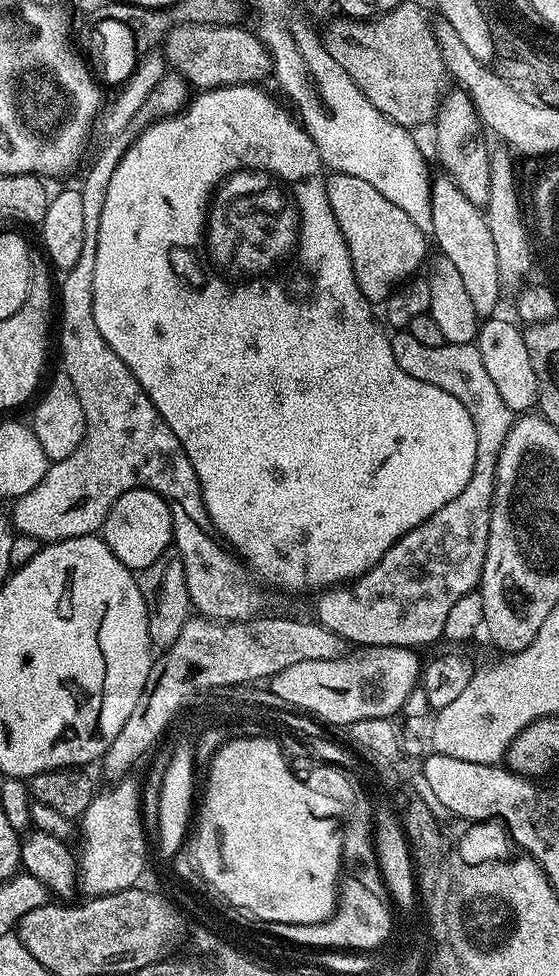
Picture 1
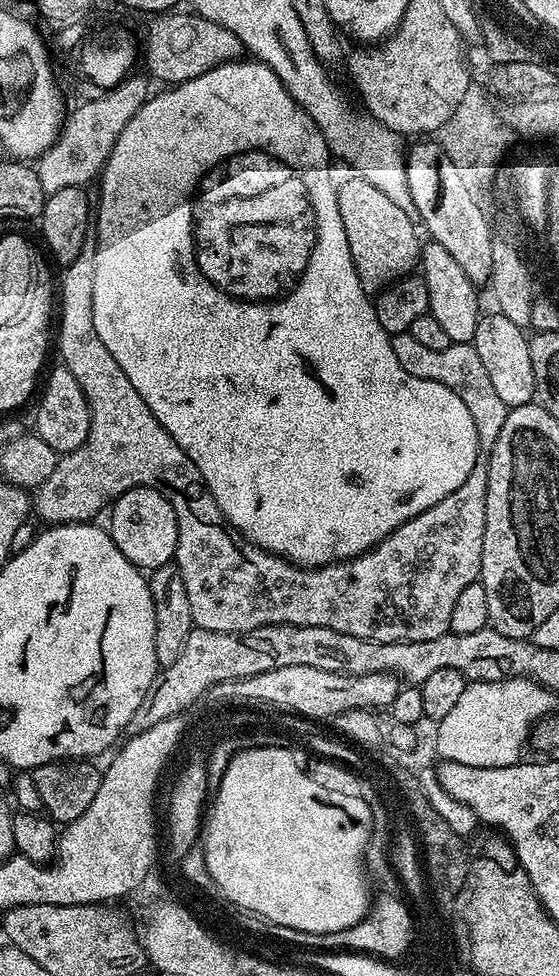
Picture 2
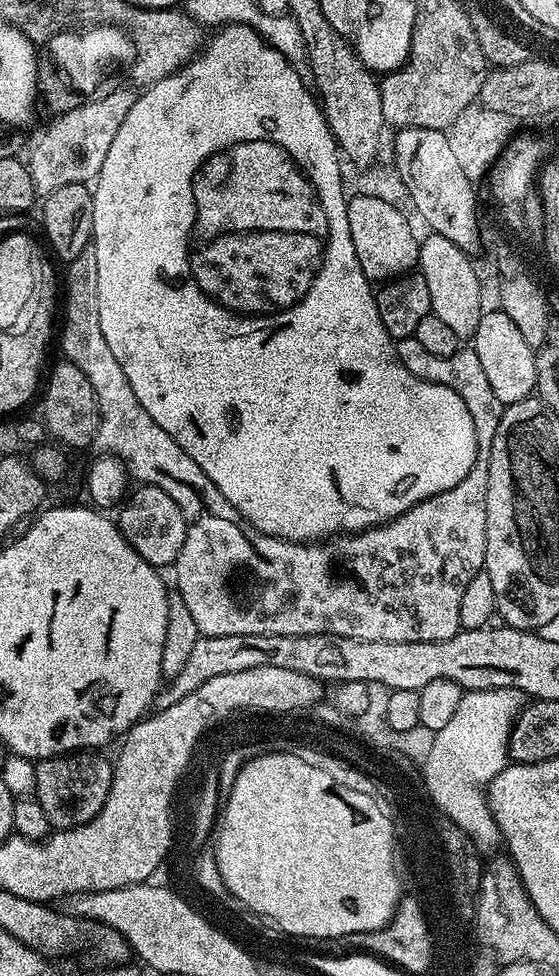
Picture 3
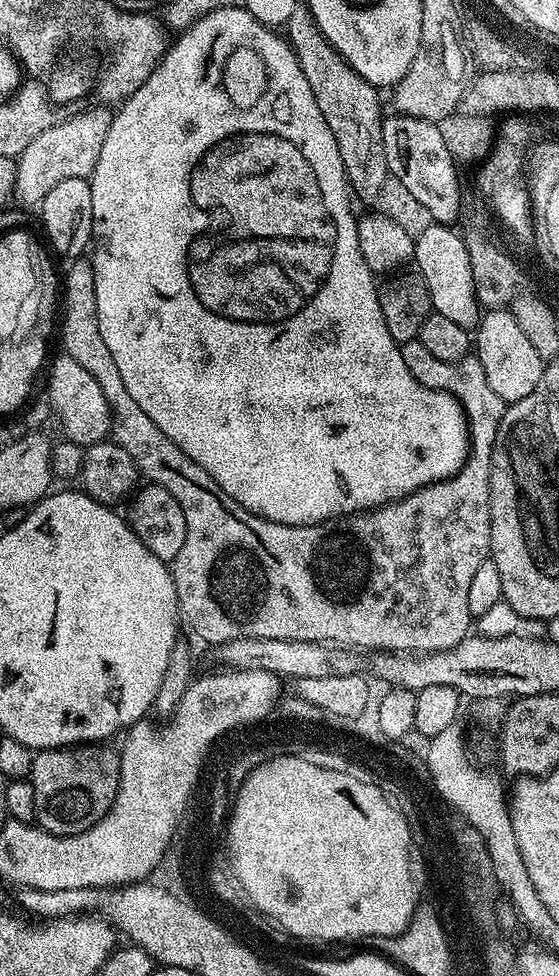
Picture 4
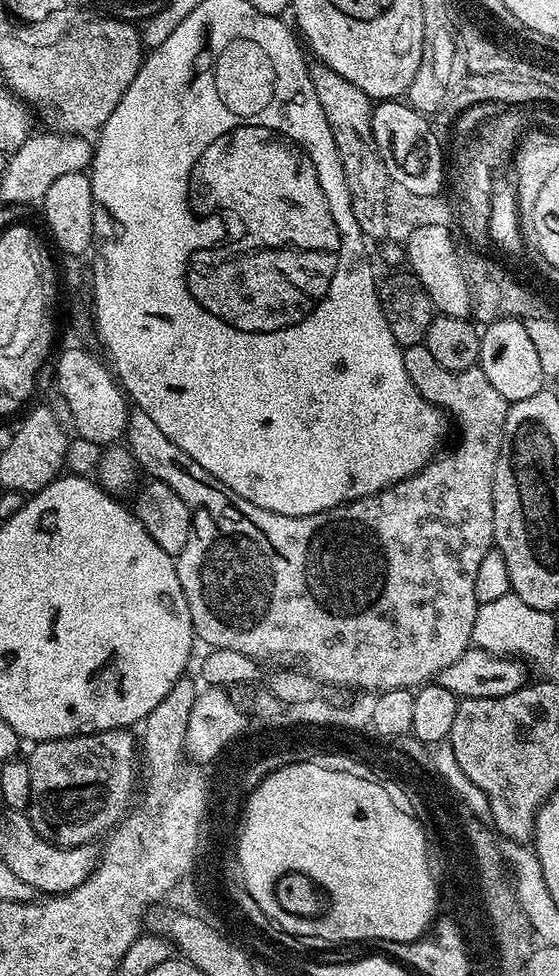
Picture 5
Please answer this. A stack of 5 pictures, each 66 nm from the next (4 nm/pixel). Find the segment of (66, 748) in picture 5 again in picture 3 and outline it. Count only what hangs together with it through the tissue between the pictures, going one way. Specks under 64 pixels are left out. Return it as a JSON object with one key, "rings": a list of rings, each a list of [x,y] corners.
{"rings":[[[96,750],[68,752],[64,756],[51,756],[36,764],[36,790],[34,799],[46,810],[46,818],[53,829],[73,828],[90,822],[102,810],[106,794],[112,785],[113,761]]]}

